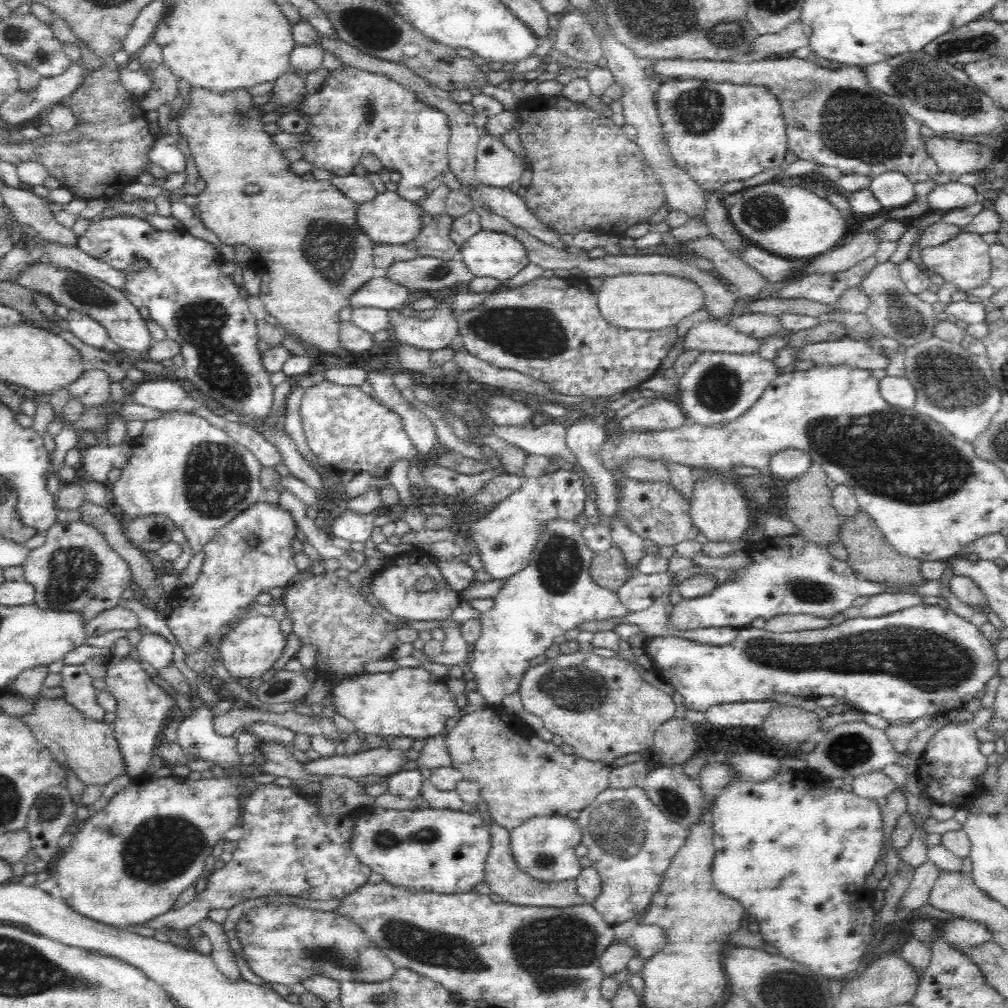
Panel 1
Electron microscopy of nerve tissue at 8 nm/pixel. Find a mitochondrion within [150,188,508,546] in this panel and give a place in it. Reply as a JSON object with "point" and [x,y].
{"point":[201,322]}

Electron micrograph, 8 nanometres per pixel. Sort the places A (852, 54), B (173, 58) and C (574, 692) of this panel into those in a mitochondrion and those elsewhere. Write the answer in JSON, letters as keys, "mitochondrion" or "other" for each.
{"A":"other","B":"other","C":"mitochondrion"}

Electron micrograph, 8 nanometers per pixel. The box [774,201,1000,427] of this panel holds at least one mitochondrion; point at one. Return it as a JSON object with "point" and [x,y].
{"point":[949,379]}

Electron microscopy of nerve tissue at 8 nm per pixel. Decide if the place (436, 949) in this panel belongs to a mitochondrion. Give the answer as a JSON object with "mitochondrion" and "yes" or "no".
{"mitochondrion":"yes"}

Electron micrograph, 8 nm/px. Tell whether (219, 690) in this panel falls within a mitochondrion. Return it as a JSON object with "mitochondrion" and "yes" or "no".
{"mitochondrion":"no"}

